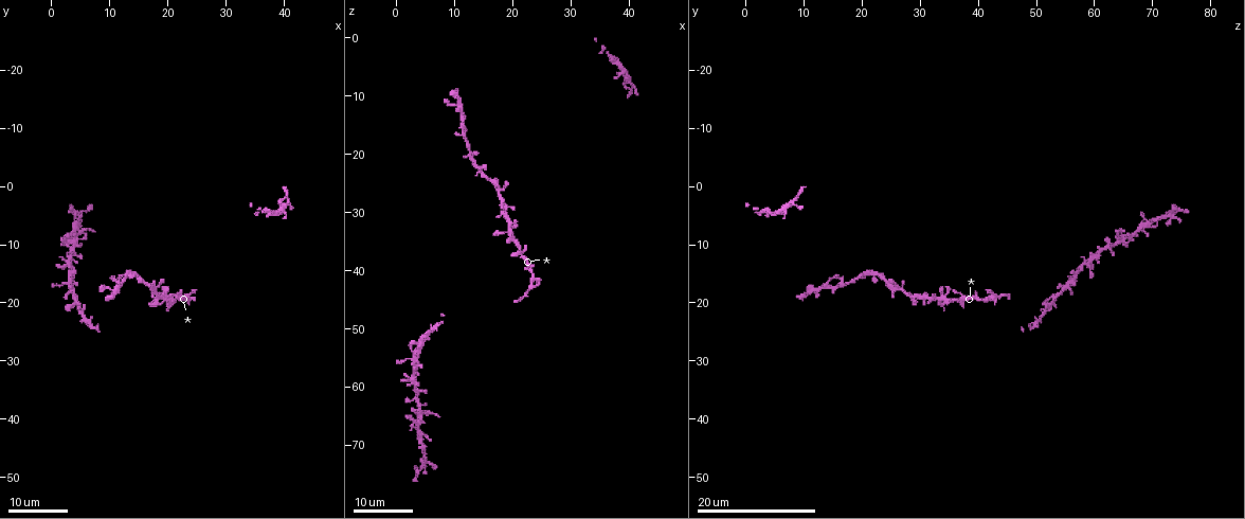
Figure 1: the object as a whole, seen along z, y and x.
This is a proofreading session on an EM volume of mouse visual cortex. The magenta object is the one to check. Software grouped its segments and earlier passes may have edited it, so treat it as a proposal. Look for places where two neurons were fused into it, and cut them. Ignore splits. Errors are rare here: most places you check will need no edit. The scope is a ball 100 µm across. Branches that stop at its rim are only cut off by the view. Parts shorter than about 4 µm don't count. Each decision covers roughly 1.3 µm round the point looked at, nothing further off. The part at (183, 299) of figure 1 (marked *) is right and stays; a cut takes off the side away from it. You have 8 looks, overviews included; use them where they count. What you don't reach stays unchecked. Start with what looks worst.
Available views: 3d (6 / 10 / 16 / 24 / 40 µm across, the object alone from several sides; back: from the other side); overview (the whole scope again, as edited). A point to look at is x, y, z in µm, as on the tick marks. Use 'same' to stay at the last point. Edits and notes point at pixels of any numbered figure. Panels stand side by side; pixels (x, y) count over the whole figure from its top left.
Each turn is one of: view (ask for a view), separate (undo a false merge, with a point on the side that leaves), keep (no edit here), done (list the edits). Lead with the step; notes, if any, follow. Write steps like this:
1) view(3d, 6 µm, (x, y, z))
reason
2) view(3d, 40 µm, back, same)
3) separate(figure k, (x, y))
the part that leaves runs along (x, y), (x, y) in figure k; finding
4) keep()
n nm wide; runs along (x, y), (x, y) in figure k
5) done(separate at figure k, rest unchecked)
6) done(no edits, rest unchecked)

view(3d, 16 µm, (18.0, 17.5, 26.0))

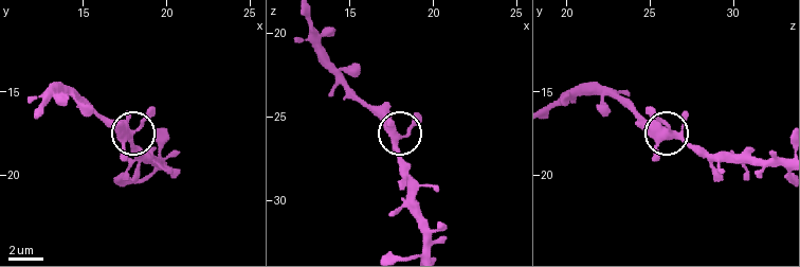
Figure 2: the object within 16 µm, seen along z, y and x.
view(3d, 6 µm, (17.9, 17.4, 26.0))
closer look

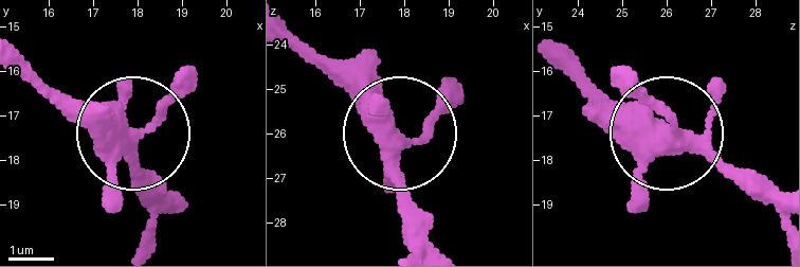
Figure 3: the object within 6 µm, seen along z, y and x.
keep()
390 nm wide; runs along (436, 246), (395, 144), (425, 121), (448, 79) in figure 3; all the same neuron

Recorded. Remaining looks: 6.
view(3d, 24 µm, (4.5, 9.0, 65.0))
thin arm on a thick one

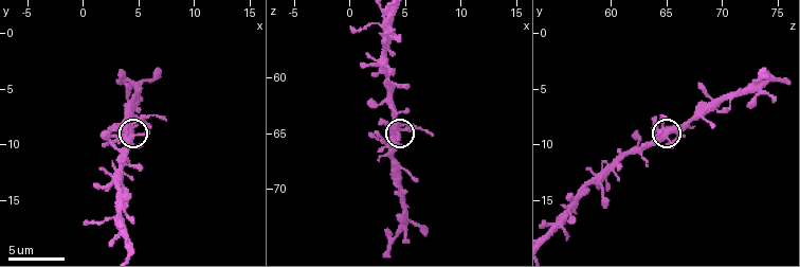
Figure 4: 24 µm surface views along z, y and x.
view(3d, 10 µm, (4.2, 8.6, 65.0))

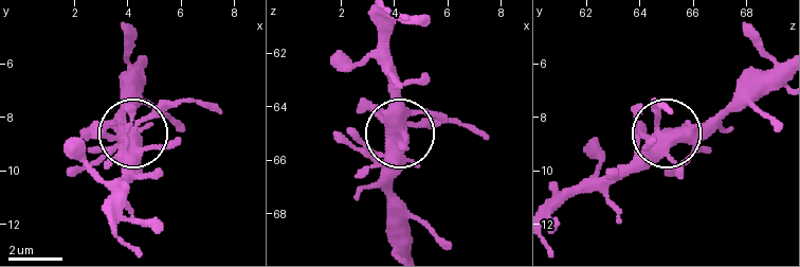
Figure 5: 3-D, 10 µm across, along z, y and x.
keep()
420 nm wide; continuous, no second neuron

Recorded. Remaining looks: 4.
view(3d, 16 µm, (12.0, 16.5, 17.5))
two arms in line, one across

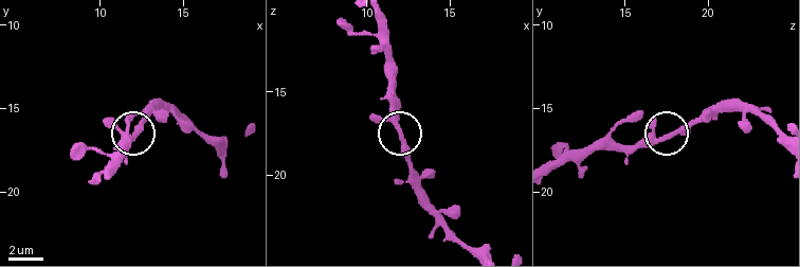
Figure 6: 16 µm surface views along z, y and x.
view(3d, 6 µm, (11.9, 16.8, 17.4))
closer look

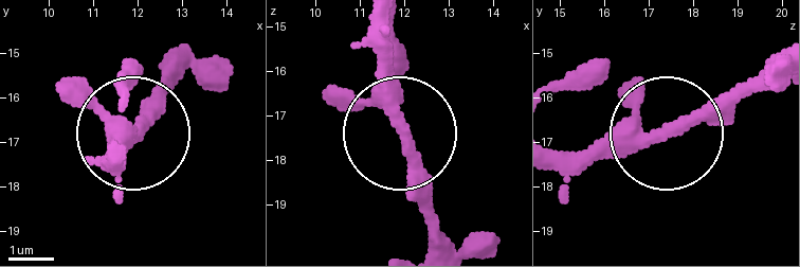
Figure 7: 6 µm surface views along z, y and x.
keep()
260 nm wide; runs along (189, 64), (122, 155) in figure 7; all the same neuron

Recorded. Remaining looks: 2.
view(3d, 16 µm, (23.0, 19.0, 42.5))
small branch off a trunk

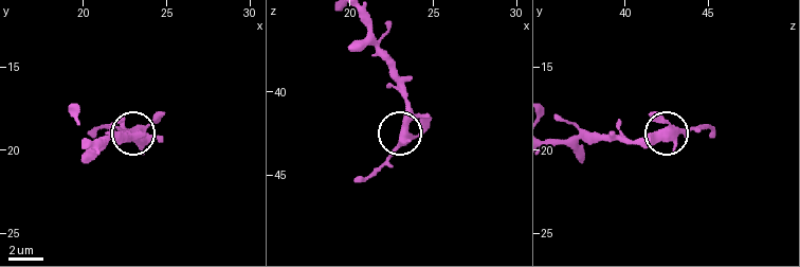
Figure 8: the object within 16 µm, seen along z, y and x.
view(3d, 10 µm, (23.2, 19.3, 42.9))

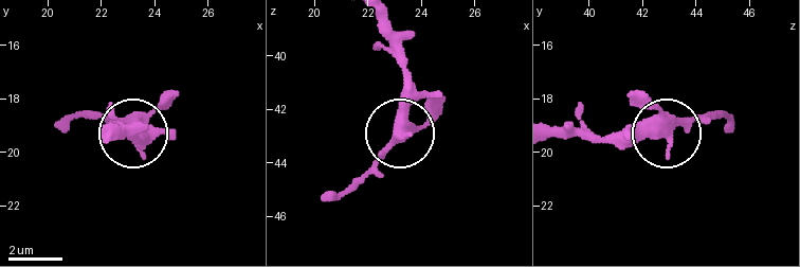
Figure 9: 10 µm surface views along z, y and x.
keep()
runs along (551, 134), (666, 134), (731, 120) in figure 9; all the same neuron

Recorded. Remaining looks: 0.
done(no edits, rest unchecked)

